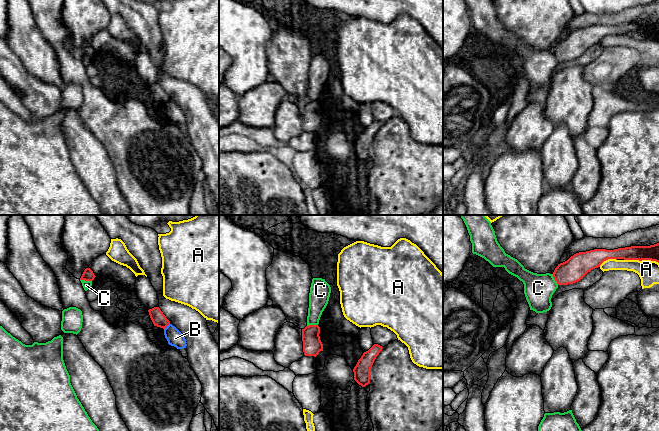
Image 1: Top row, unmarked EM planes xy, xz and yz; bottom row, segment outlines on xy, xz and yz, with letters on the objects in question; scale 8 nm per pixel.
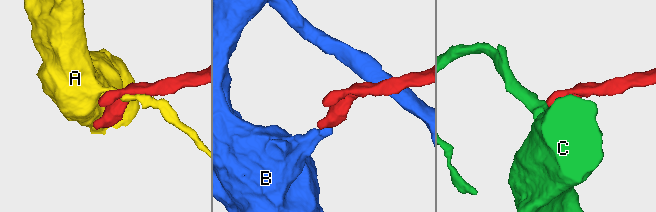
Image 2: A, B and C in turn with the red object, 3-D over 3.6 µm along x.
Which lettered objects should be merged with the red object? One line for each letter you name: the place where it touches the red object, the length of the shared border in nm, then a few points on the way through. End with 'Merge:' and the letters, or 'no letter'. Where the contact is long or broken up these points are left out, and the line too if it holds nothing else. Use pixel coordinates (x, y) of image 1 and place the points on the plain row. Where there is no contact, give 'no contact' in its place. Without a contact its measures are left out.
Merge: no letter

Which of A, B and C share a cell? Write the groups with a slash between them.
A / B / C

